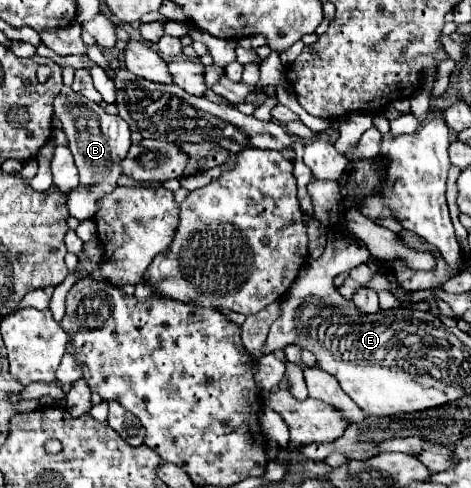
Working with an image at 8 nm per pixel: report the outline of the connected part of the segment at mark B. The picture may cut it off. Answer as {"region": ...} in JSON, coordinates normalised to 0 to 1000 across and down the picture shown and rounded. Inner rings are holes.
{"region":[[[134,178],[125,186],[125,195],[113,207],[113,227],[117,227],[117,240],[130,248],[130,260],[146,285],[146,305],[159,322],[159,338],[172,363],[168,371],[172,383],[151,391],[142,404],[146,441],[168,453],[197,449],[197,441],[210,428],[206,420],[210,404],[236,391],[248,379],[248,367],[257,363],[253,330],[270,318],[270,305],[278,301],[278,289],[274,289],[278,268],[253,236],[231,236],[210,211],[180,203],[172,191],[159,191],[151,178]],[[185,379],[197,379],[197,383],[185,387]]]}

